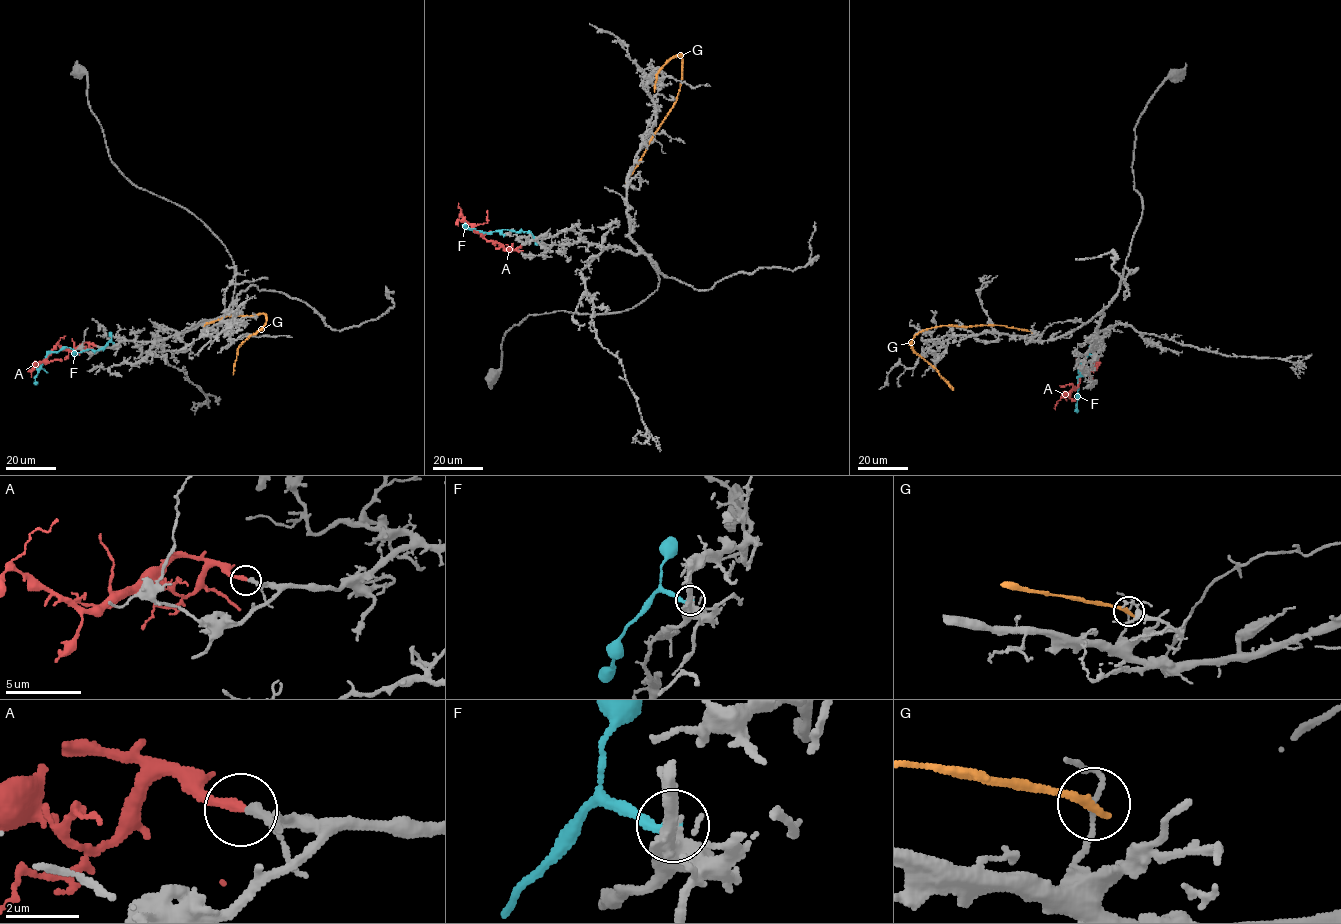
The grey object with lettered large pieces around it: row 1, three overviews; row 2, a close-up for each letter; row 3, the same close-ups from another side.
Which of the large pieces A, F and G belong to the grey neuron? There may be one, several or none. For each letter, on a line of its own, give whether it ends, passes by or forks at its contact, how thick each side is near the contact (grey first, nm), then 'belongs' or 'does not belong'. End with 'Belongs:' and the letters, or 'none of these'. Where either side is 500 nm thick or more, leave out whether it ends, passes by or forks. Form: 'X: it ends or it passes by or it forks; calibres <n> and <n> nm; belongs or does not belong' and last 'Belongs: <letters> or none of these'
A: it ends; calibres 280 and 300 nm; belongs
F: it ends; calibres 360 and 320 nm; does not belong
G: it ends; calibres 100 and 280 nm; does not belong
Belongs: A

